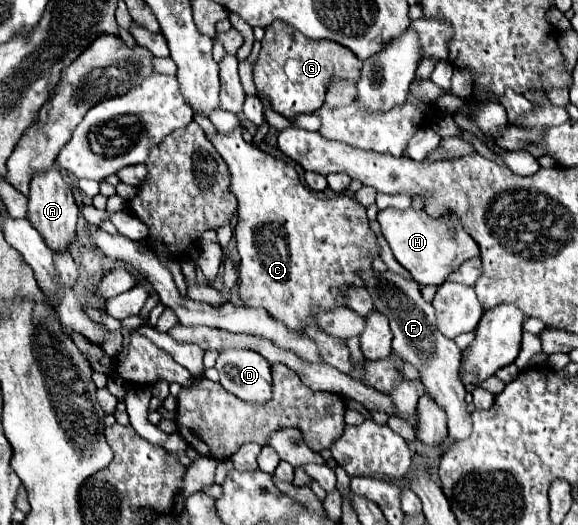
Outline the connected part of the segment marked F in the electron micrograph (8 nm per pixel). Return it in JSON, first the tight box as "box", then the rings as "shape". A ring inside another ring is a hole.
{"box":[361,271,471,441],"shape":[[[373,271],[361,273],[367,291],[373,295],[377,311],[381,311],[393,331],[393,351],[407,359],[417,371],[419,381],[423,383],[429,397],[439,405],[447,415],[447,431],[451,441],[463,441],[471,435],[471,413],[469,405],[465,403],[465,387],[459,383],[459,361],[461,361],[461,349],[455,345],[453,339],[445,339],[437,327],[435,327],[435,311],[431,303],[423,301],[419,293],[419,285],[415,281],[407,281],[401,275],[395,275],[391,271],[375,273]]]}

